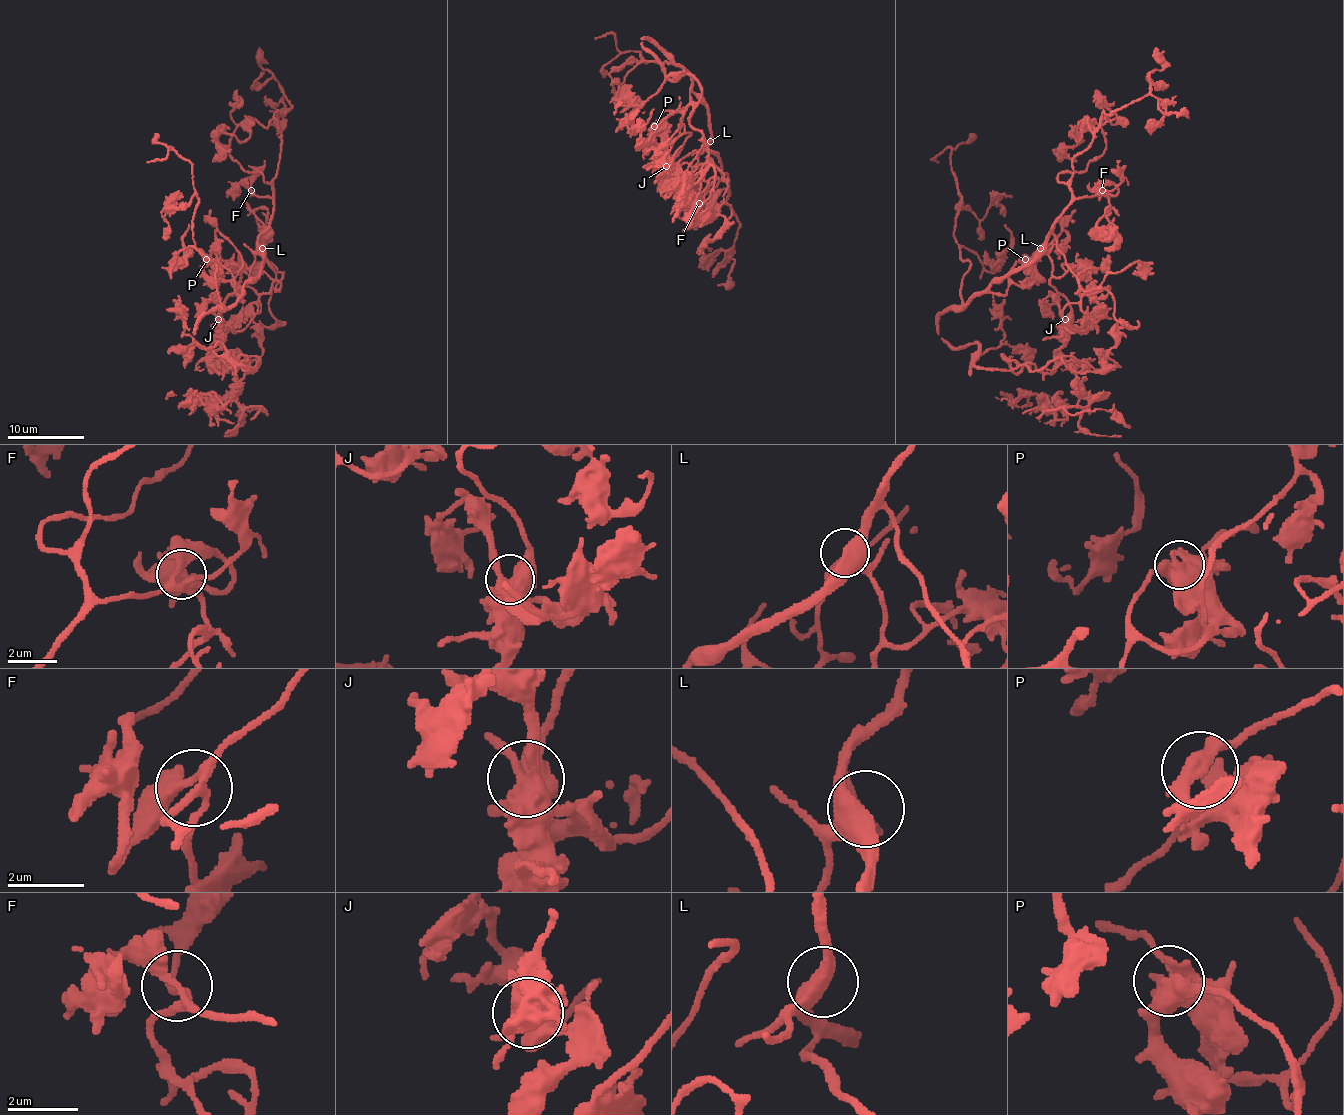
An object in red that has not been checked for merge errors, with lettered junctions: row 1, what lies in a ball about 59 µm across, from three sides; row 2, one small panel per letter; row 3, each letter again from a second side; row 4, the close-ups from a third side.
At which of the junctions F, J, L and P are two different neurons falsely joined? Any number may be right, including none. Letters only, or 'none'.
none

